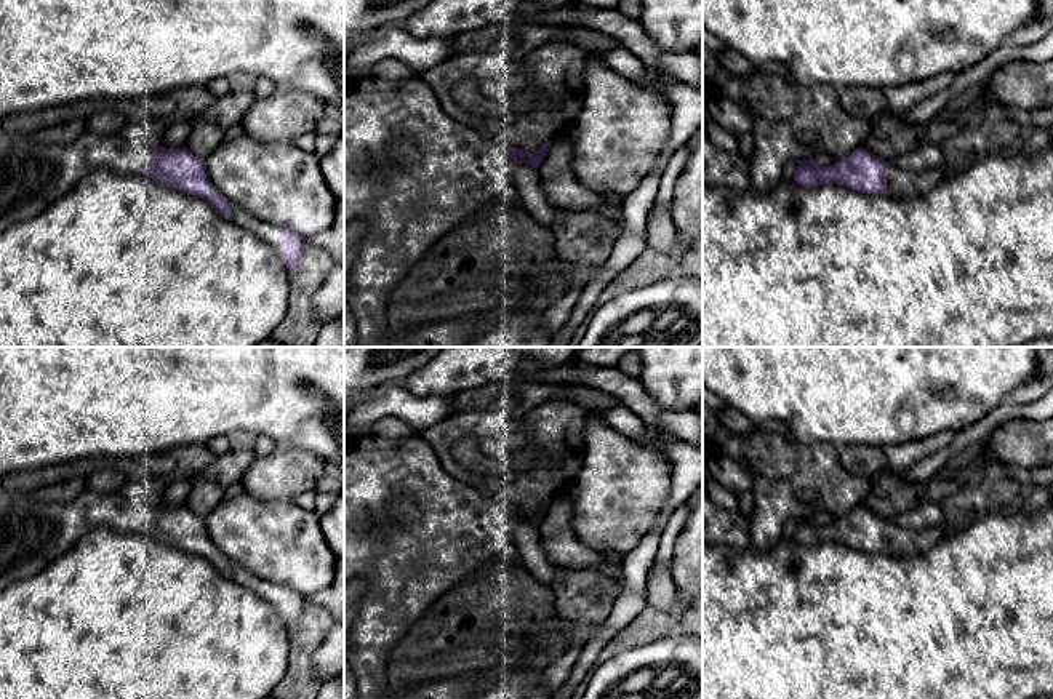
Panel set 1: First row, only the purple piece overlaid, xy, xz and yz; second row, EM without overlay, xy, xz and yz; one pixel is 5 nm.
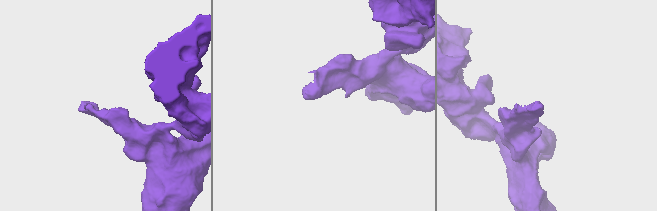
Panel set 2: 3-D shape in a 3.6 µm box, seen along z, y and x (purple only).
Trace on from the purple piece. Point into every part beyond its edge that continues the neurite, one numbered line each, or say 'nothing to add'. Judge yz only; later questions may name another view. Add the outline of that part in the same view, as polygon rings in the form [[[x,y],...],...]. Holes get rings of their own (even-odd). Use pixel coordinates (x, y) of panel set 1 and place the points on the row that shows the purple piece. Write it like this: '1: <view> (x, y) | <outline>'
1: yz (900, 183) | [[[888,162],[887,187],[883,195],[911,198],[928,194],[946,174],[941,170],[907,171]]]

